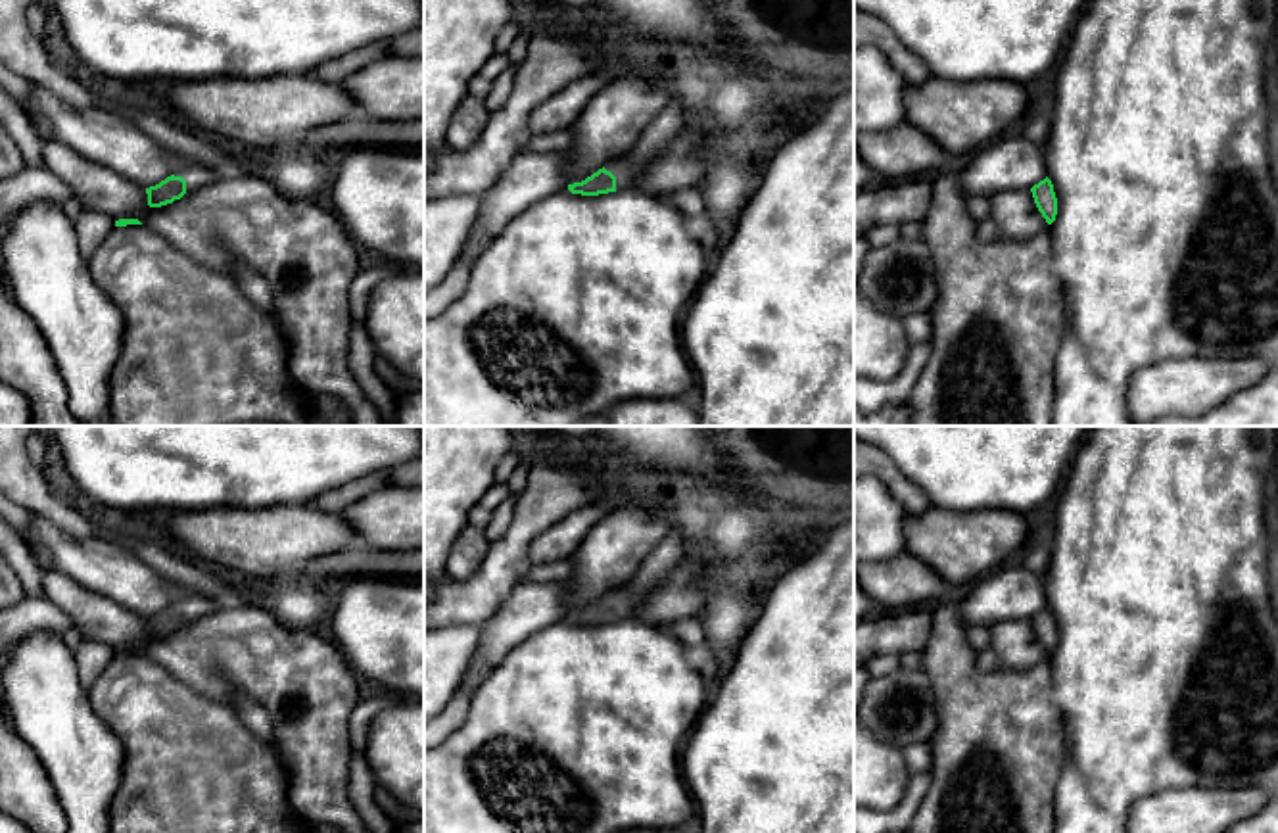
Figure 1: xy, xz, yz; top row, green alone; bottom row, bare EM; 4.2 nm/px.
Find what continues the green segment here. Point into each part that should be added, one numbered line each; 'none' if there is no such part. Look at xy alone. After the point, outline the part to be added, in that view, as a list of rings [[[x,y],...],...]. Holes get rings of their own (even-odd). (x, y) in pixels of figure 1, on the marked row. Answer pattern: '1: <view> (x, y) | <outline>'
1: xy (196, 175) | [[[182,163],[175,167],[171,175],[182,177],[186,180],[186,192],[194,192],[205,184],[215,182],[221,177],[219,171],[200,163]]]

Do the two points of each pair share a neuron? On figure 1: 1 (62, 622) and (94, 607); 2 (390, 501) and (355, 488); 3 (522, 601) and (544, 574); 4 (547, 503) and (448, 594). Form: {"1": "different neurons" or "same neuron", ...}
{"1": "different neurons", "2": "different neurons", "3": "different neurons", "4": "same neuron"}

